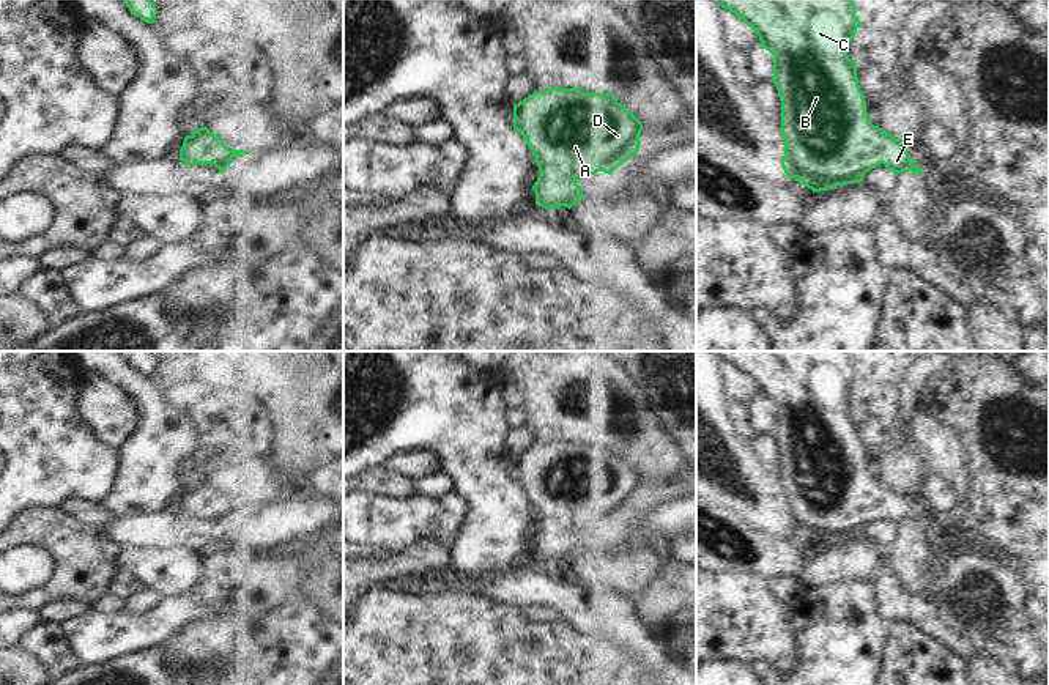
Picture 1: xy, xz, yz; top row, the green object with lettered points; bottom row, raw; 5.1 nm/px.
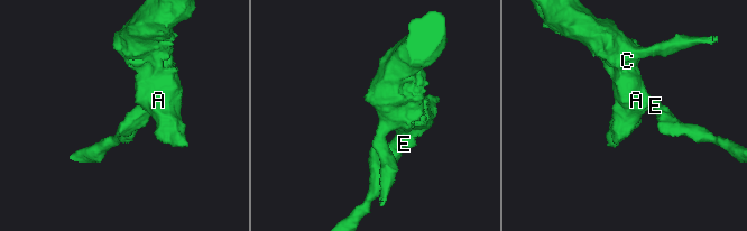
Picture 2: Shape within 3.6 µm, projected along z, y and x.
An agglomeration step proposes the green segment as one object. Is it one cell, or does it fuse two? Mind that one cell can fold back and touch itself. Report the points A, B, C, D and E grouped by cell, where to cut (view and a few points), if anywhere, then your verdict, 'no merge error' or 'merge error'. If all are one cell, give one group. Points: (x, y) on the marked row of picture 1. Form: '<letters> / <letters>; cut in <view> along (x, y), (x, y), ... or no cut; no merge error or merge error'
A B C D E; no cut; no merge error

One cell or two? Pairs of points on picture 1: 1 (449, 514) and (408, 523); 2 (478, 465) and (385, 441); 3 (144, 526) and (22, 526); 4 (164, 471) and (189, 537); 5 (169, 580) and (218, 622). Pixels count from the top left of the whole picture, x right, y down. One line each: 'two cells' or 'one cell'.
1: one cell
2: one cell
3: two cells
4: two cells
5: one cell

